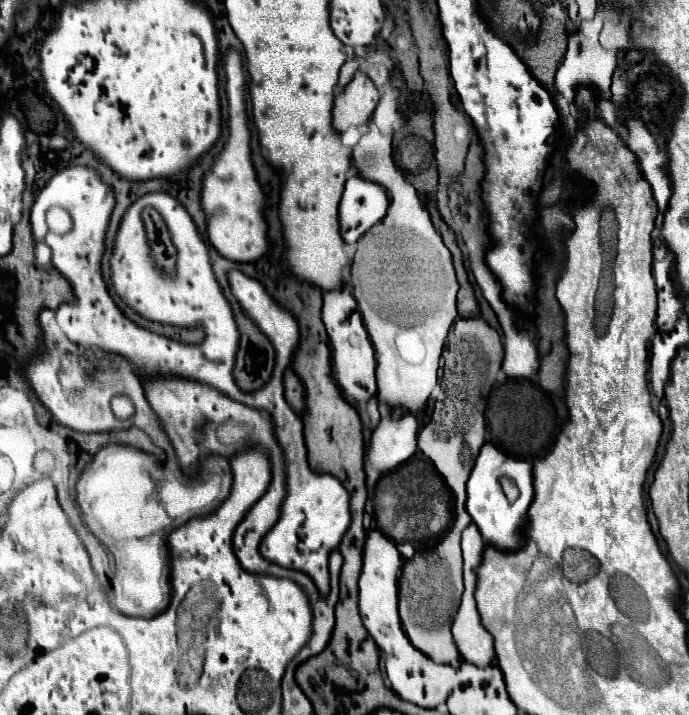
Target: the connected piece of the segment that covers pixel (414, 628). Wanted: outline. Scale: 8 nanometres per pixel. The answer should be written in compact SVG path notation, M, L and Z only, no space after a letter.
M452 485L452 489L456 489L456 519L454 519L452 529L436 545L434 551L420 553L420 555L414 555L412 559L408 559L404 563L404 571L402 571L404 575L400 579L400 619L402 619L402 627L404 627L406 635L408 635L408 639L412 641L412 645L416 649L420 649L432 661L444 663L444 665L460 665L462 663L462 657L460 657L460 651L456 649L456 643L452 639L450 627L452 627L452 617L456 615L458 605L460 605L460 597L462 597L462 551L460 551L460 535L462 535L464 527L468 527L468 523L472 523L470 515L466 513L464 491L460 487L454 487L454 485Z

